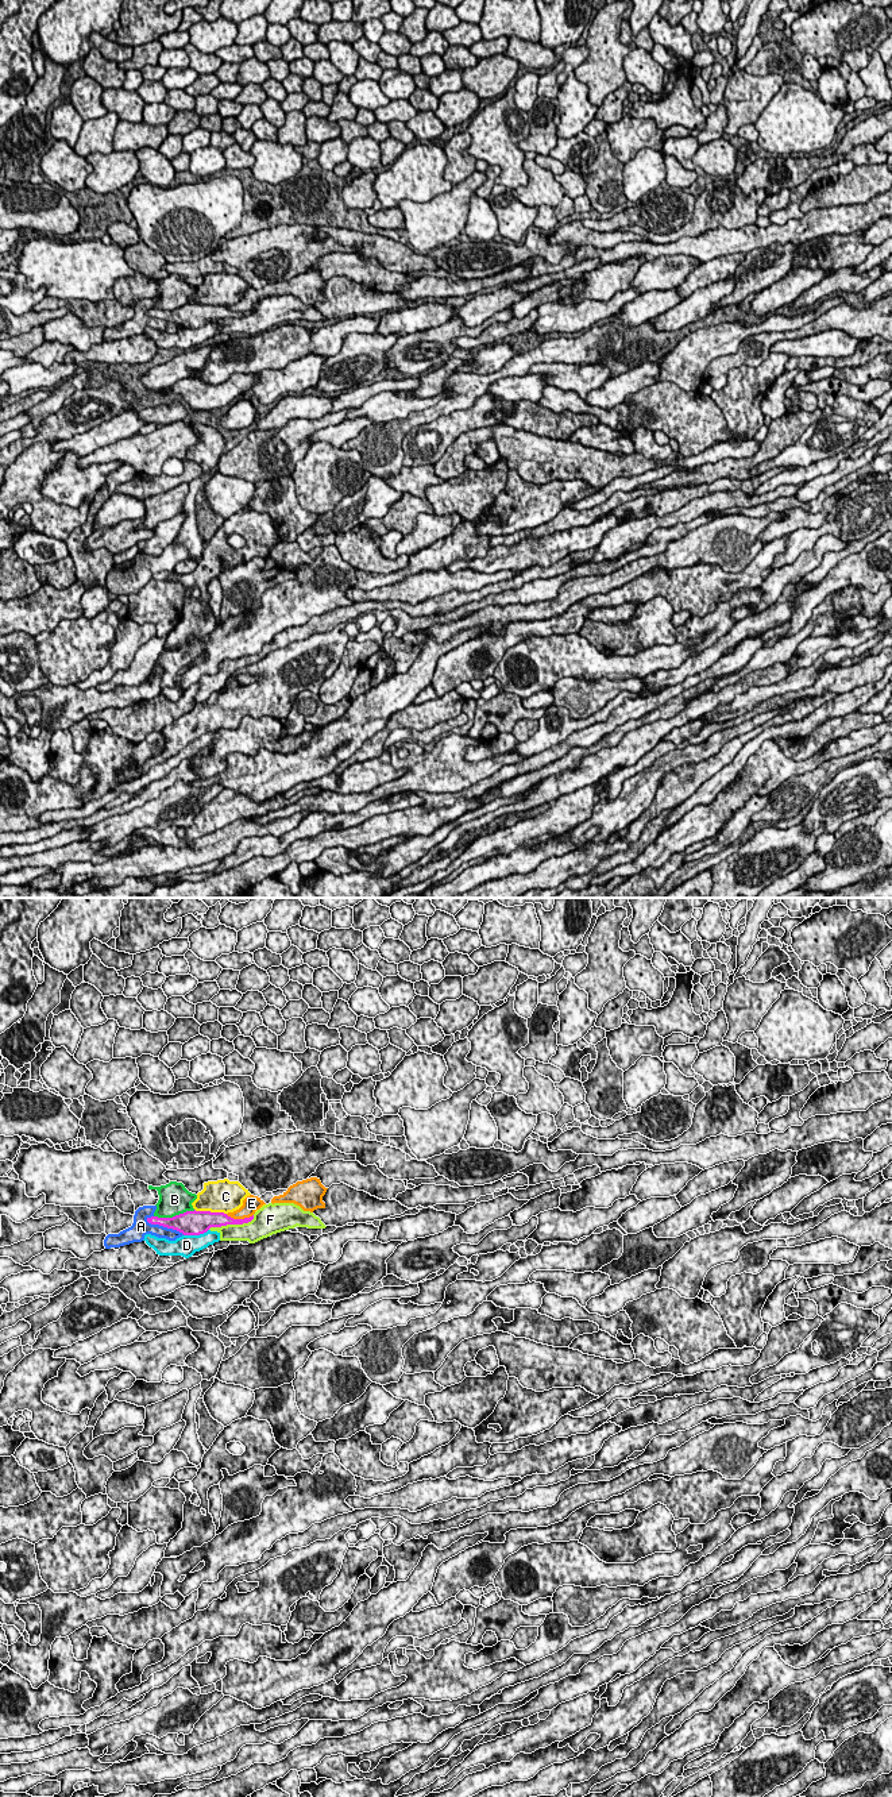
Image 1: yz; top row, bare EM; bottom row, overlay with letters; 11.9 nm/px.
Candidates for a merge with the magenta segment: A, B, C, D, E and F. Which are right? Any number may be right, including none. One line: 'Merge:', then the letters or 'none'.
Merge: none

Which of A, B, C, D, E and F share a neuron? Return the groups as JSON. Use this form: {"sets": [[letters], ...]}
{"sets": [["A"], ["B"], ["C"], ["D"], ["E"], ["F"]]}

